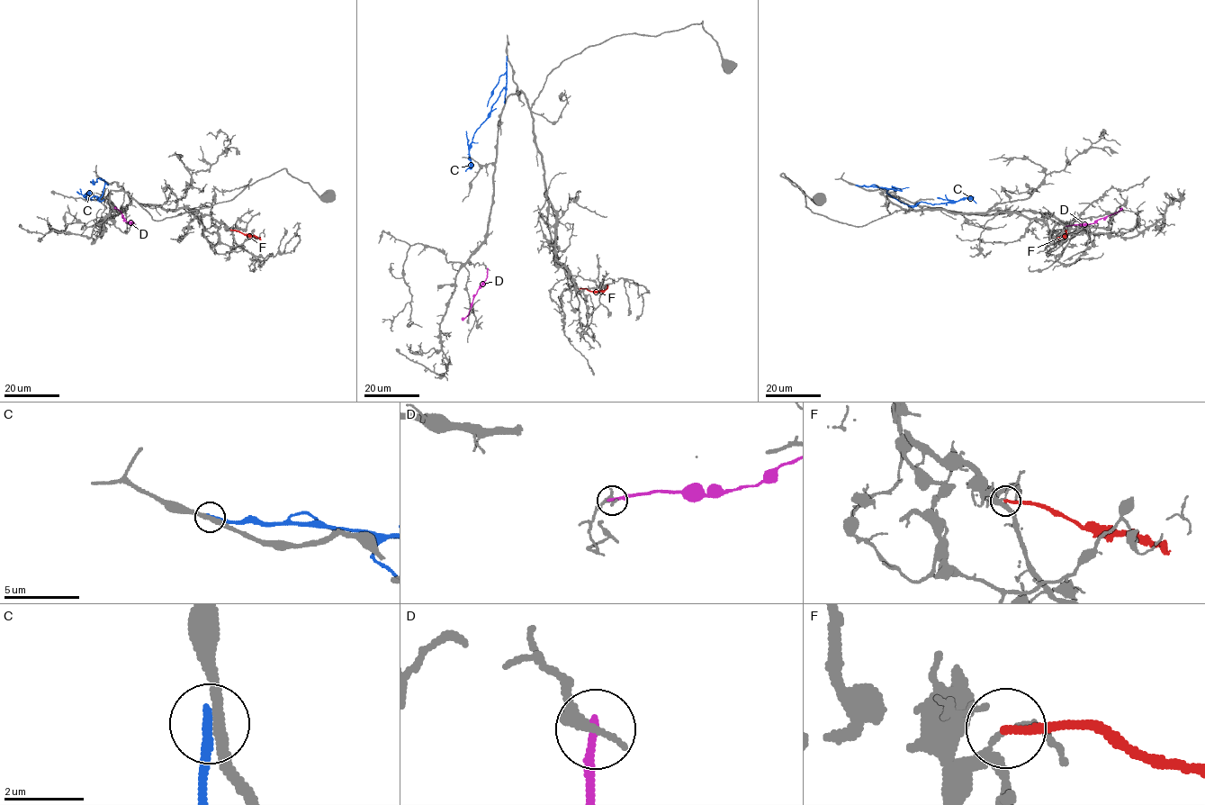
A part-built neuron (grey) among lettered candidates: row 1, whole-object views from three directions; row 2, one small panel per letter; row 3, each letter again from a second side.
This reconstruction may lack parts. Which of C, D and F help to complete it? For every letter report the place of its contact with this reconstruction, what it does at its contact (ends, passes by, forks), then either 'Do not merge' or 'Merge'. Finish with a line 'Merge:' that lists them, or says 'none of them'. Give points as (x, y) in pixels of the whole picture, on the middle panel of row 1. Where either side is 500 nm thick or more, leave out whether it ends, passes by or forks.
C: Touches grey at (507, 57). It ends there. Do not merge
D: Touches grey at (488, 269). It ends there. Do not merge
F: Touches grey at (580, 288). It ends there. Do not merge
Merge: none of them

